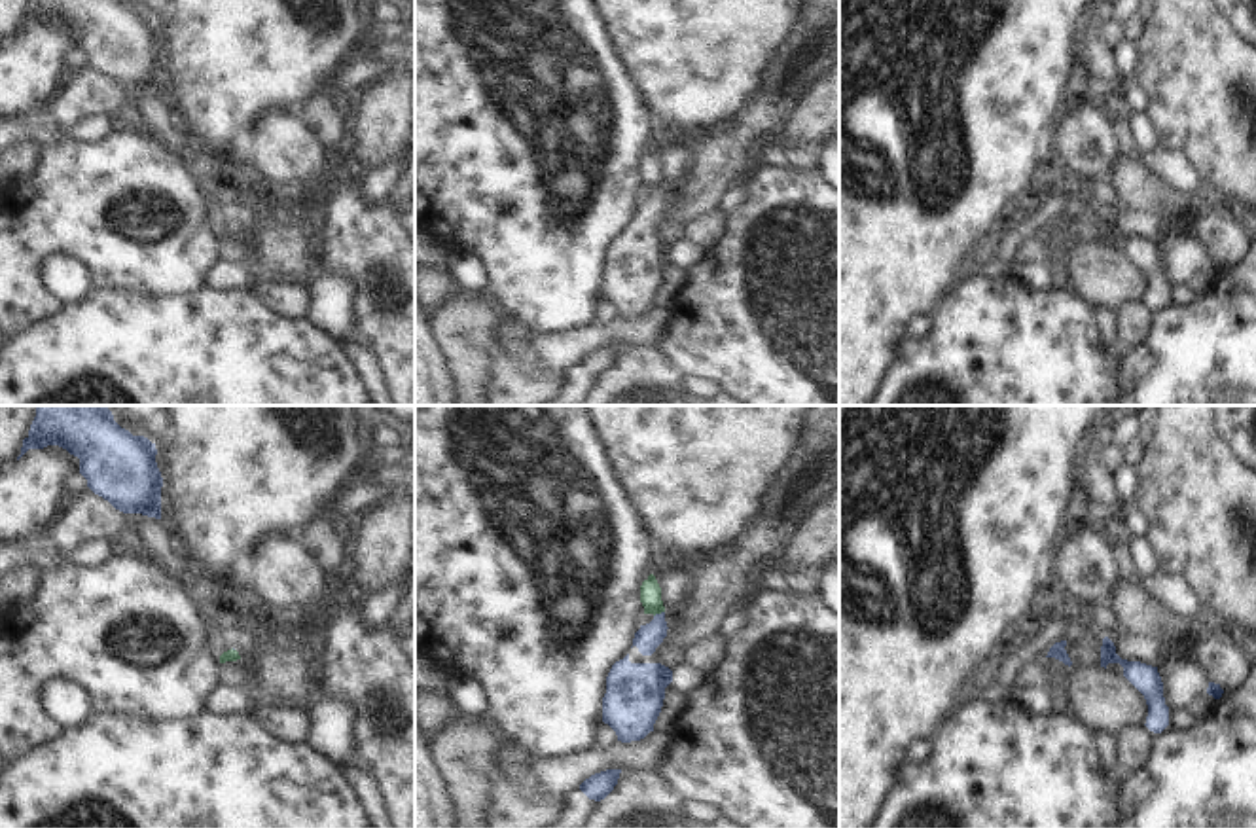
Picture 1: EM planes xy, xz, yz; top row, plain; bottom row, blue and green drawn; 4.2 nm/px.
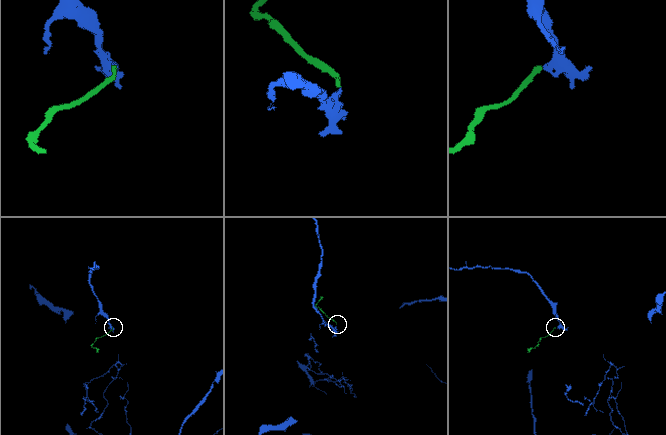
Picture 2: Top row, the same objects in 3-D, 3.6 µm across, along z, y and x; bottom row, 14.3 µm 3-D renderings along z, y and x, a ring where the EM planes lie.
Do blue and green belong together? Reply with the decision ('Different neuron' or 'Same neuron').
Same neuron

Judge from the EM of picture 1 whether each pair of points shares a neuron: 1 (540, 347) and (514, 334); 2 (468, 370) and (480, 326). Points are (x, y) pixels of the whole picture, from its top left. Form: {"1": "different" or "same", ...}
{"1": "different", "2": "same"}

